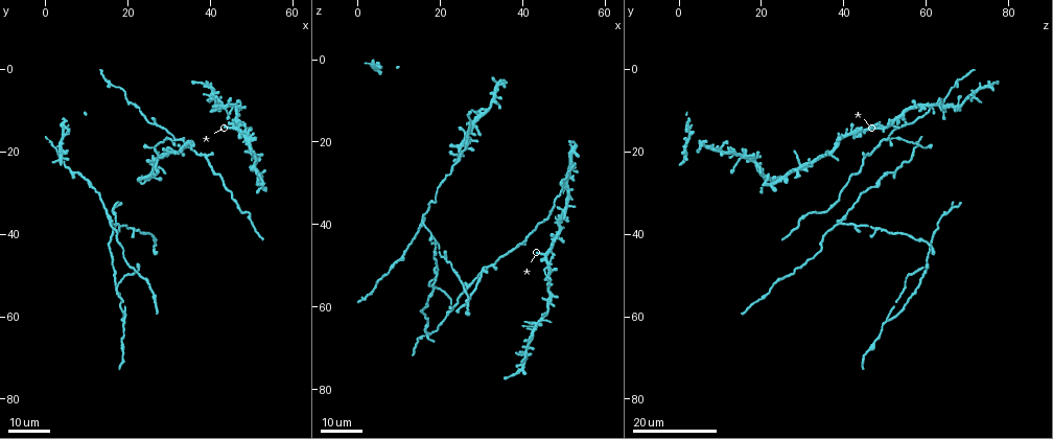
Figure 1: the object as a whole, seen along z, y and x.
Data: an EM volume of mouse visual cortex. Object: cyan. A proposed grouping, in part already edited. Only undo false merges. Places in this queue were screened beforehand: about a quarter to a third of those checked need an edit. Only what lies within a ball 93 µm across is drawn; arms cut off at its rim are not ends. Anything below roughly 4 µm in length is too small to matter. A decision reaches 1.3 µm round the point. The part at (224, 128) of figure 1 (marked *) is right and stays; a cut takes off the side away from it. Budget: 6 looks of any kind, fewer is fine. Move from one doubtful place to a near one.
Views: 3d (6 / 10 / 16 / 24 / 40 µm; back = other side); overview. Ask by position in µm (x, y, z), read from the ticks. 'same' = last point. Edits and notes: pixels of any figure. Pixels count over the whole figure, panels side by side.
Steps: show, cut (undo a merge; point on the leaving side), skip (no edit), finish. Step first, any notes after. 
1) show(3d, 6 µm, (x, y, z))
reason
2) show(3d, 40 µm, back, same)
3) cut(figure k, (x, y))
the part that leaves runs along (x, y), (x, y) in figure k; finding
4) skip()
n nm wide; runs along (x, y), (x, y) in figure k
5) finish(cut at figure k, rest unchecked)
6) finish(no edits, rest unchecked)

show(3d, 16 µm, (15.5, 37.0, 39.5))

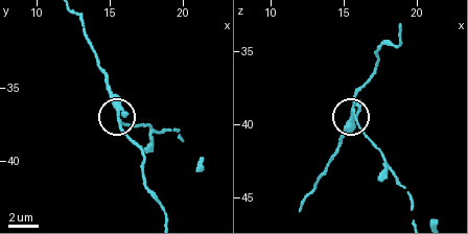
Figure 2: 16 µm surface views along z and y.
show(3d, 10 µm, (15.6, 37.4, 39.0))

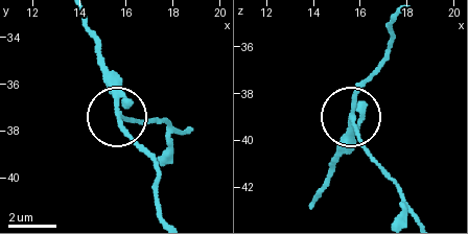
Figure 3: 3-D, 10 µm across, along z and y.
skip()
180 nm wide; all the same neuron

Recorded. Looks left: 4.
show(3d, 24 µm, (31.0, 17.5, 50.0))

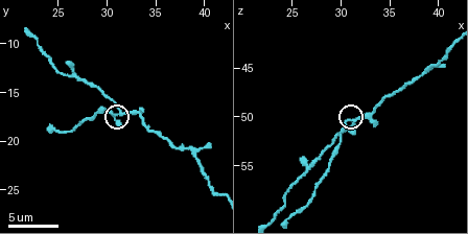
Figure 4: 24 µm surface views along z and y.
show(3d, 6 µm, (31.4, 17.0, 50.6))

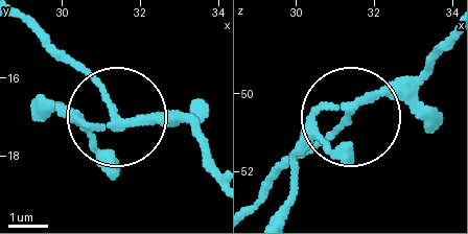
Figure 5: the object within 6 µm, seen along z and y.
show(3d, 6 µm, back, (31.40, 17.10, 50.55))
from behind

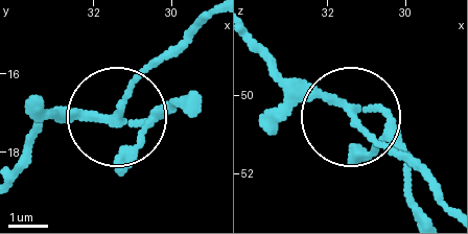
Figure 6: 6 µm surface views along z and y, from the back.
skip()
side arm 37 µm; 3 arms; all the same neuron

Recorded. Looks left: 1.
finish(no edits, rest unchecked)

